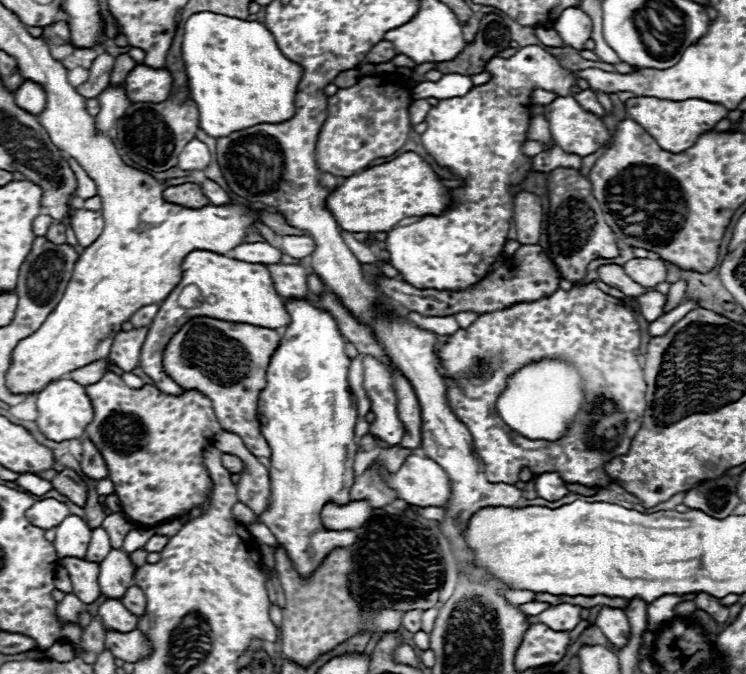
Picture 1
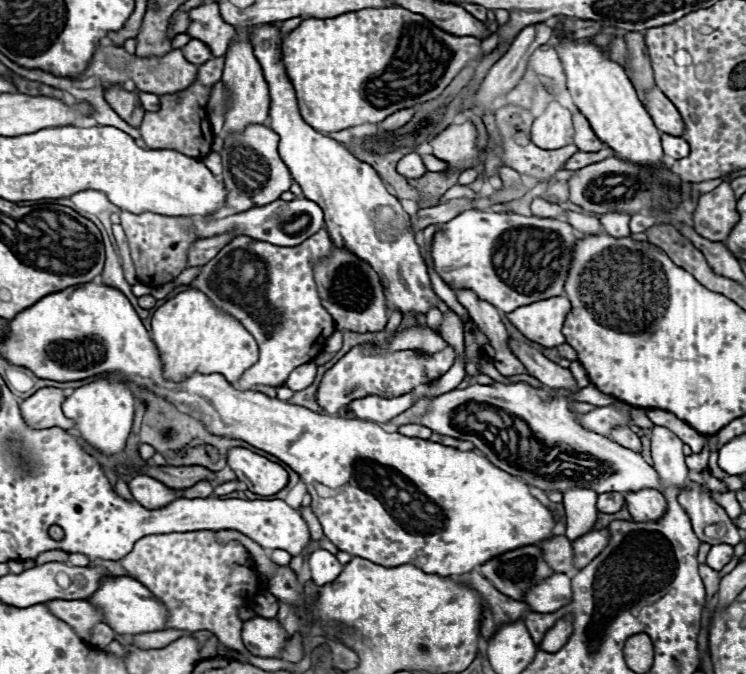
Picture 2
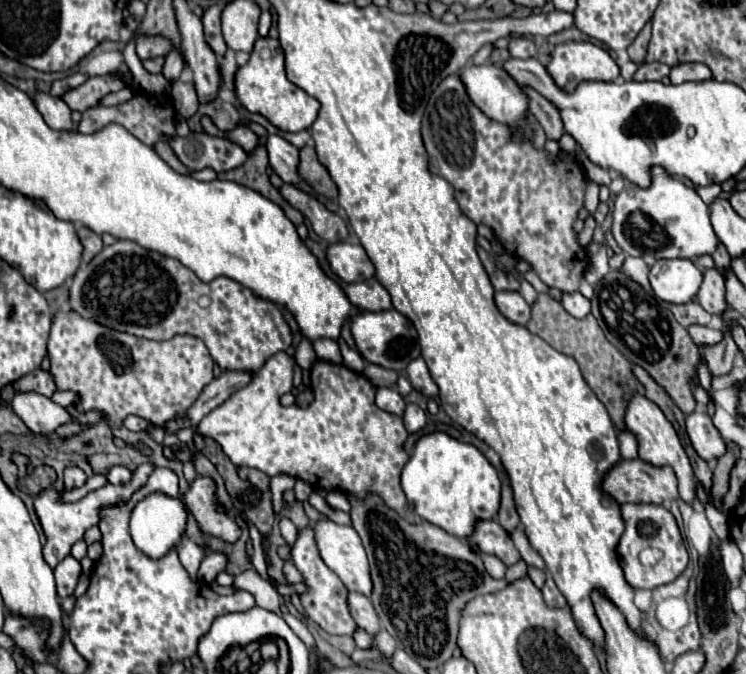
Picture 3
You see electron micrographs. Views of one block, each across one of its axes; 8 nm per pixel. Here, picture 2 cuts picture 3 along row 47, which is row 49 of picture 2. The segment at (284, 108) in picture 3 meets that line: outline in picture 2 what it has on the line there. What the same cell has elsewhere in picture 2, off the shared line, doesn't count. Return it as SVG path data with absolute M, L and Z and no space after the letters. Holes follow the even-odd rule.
M260 26L252 32L250 42L270 86L270 128L280 136L280 158L288 166L292 178L300 184L304 196L308 200L314 200L324 210L324 222L332 244L336 248L346 248L354 252L360 260L366 260L366 264L370 264L378 272L386 296L386 308L390 312L400 310L404 316L420 316L426 314L430 308L436 308L440 298L430 286L428 268L424 264L418 244L414 242L410 218L402 210L400 202L392 194L388 194L384 182L372 166L360 162L342 144L316 132L302 120L296 104L294 86L286 76L282 64L280 28ZM384 210L392 210L398 218L382 218Z

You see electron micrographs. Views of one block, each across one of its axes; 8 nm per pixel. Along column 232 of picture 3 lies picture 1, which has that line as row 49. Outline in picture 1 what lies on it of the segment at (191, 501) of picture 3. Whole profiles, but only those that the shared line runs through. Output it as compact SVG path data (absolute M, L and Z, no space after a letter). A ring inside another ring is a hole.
M540 46L520 48L512 58L492 58L486 64L486 72L492 74L492 80L474 86L466 96L456 96L440 100L438 106L432 106L426 122L428 128L422 134L424 148L440 166L448 166L452 172L466 178L466 184L454 190L456 204L446 210L442 216L424 216L414 224L396 226L388 232L386 250L390 252L390 264L400 272L400 276L420 290L462 290L478 280L482 280L492 264L502 254L512 218L512 196L508 192L510 184L522 182L530 170L532 158L522 154L522 144L526 140L526 130L530 124L530 92L534 88L544 88L556 92L558 96L568 96L574 86L574 76L558 64L558 60L544 52Z

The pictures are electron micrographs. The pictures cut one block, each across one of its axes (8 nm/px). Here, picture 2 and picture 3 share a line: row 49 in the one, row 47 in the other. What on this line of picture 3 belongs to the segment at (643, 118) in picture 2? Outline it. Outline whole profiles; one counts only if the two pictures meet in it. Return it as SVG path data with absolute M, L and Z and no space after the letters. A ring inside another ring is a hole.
M590 42L558 44L550 54L546 70L564 92L574 92L586 80L612 82L620 76L620 68L610 54Z

